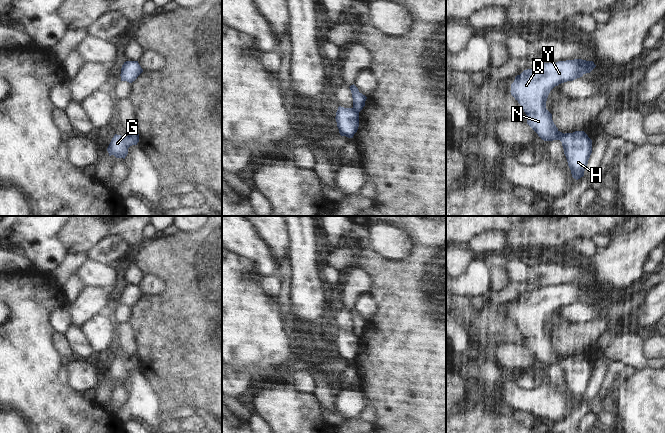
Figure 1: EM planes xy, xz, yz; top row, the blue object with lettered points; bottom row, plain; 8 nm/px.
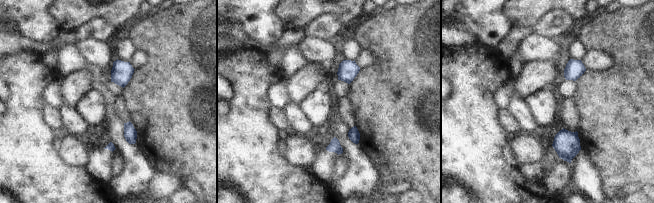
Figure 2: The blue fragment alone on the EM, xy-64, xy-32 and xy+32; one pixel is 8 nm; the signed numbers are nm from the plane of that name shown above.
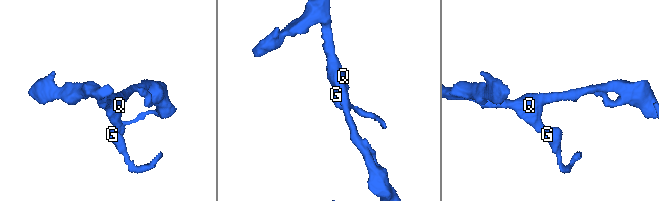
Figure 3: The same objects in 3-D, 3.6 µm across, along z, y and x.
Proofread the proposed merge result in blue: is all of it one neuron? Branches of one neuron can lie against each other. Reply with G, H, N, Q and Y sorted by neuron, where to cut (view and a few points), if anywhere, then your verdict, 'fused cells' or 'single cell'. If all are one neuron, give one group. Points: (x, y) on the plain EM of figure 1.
groups G H / N Q Y; cut xy (128, 359), (135, 368); fused cells

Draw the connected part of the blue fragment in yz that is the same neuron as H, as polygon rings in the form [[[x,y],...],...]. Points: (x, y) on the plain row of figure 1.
[[[575,355],[565,357],[561,366],[572,401],[578,404],[584,400],[592,377],[592,364],[584,355]]]

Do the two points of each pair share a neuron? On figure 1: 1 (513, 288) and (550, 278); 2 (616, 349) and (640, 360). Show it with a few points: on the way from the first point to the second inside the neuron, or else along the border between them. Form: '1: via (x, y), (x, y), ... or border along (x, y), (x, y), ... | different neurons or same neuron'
1: border along (512, 282), (534, 280), (542, 286) | different neurons
2: via (622, 349), (627, 349), (634, 356) | same neuron

